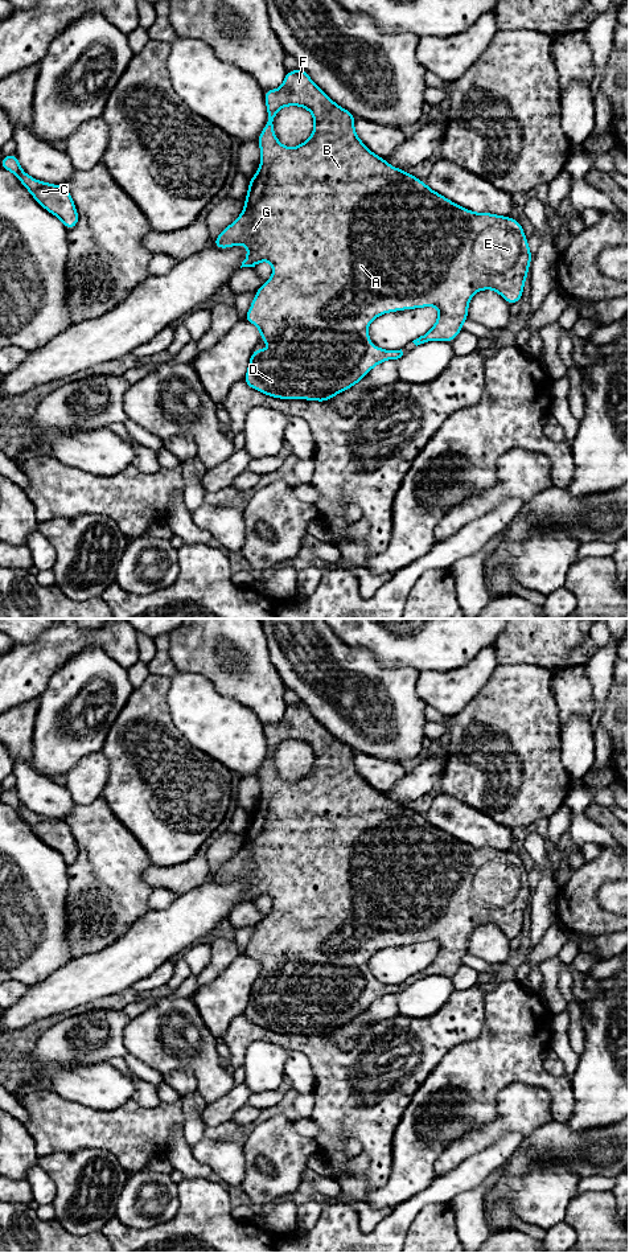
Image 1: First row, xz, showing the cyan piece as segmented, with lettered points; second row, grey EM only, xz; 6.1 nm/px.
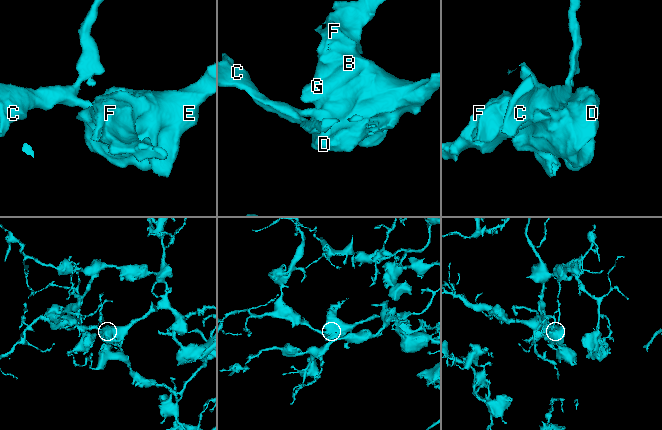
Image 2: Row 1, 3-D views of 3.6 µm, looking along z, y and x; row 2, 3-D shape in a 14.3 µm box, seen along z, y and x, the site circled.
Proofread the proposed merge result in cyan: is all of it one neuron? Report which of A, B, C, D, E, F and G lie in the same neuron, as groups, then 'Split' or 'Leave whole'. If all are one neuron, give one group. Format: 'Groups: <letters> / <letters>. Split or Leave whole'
Groups: A B C D E F G. Leave whole

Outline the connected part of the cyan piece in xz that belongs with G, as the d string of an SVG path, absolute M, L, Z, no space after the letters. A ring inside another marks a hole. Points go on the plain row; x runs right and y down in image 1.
M301 702L287 706L283 719L278 724L264 724L268 755L258 772L262 794L256 809L248 817L248 827L244 834L242 849L229 862L223 863L211 880L227 883L231 880L246 879L250 886L242 896L242 901L255 901L263 895L270 895L274 908L259 924L251 937L250 945L244 949L246 956L252 957L260 964L260 974L267 979L274 979L275 985L255 983L251 989L248 1005L243 1012L251 1023L279 1034L308 1034L326 1036L334 1030L358 1018L378 998L388 994L398 994L403 990L400 985L385 985L373 982L367 969L367 961L379 949L402 944L415 944L435 940L439 942L439 952L431 965L414 974L418 981L429 975L452 977L462 965L461 961L468 953L468 940L473 929L481 924L497 925L510 940L521 934L523 917L527 913L529 900L533 888L523 868L523 860L510 851L496 850L492 847L474 847L447 834L444 830L429 823L426 817L403 804L391 801L385 793L374 789L357 771L354 765L355 751L336 739L321 723L318 723L308 707ZM285 740L301 740L311 745L314 753L312 771L295 782L281 780L274 767L274 753L278 745Z

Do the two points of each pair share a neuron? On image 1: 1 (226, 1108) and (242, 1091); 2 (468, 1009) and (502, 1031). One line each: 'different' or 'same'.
1: same
2: different

